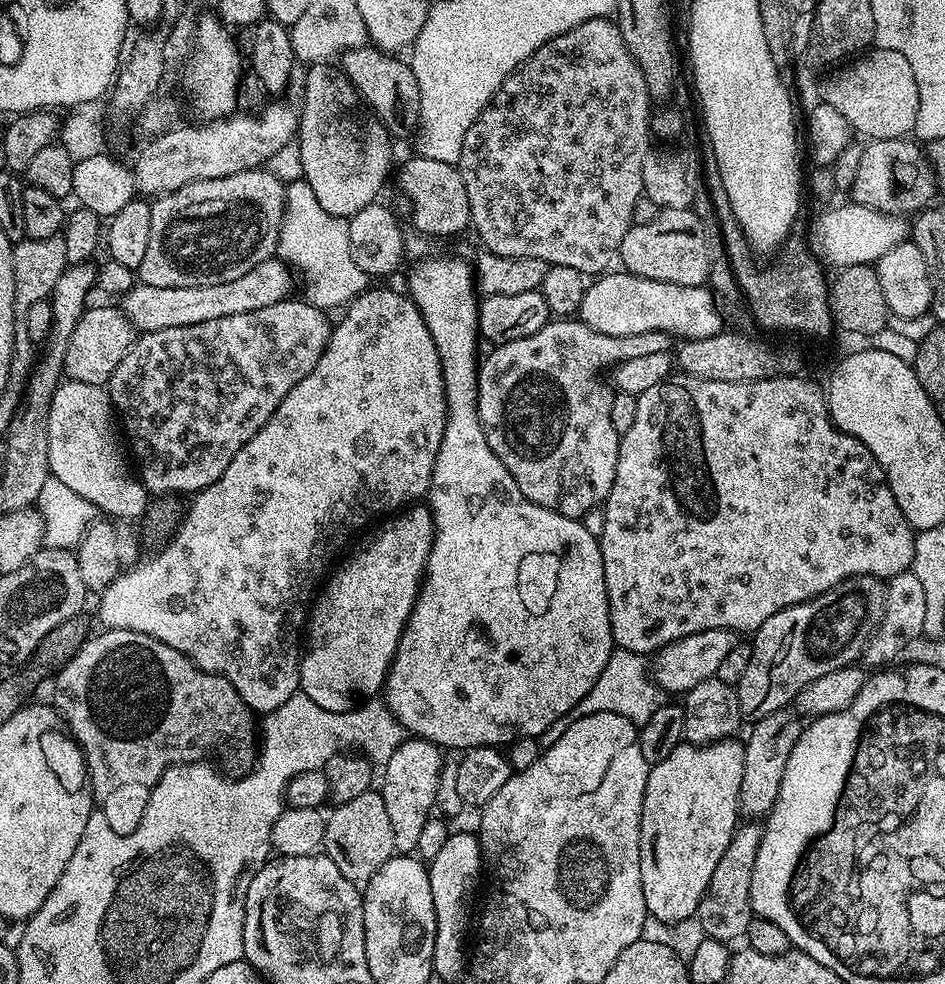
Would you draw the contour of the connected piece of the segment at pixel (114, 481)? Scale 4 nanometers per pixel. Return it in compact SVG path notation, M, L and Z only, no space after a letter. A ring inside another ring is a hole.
M68 380L56 391L52 410L48 433L50 470L54 479L70 486L74 494L82 494L86 502L113 521L139 521L148 511L150 493L133 473L132 476L128 473L128 464L124 461L124 452L116 437L114 409L107 391L99 384ZM63 408L64 412L60 412Z

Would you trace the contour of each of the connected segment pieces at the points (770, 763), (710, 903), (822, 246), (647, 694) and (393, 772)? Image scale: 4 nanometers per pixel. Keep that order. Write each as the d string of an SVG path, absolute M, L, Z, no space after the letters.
M781 710L751 725L752 733L743 741L744 761L742 762L742 790L740 791L740 816L764 818L771 812L782 786L782 774L798 742L802 731L801 717L792 710Z
M744 822L737 827L730 838L730 846L726 846L726 854L722 854L714 875L710 878L710 886L706 886L706 894L700 903L695 919L700 920L703 935L709 940L723 942L747 937L748 927L754 918L750 902L750 882L754 878L754 861L758 859L758 846L762 842L763 827L756 822Z
M855 202L847 203L822 213L808 232L811 249L827 267L839 270L852 265L873 265L887 251L909 239L910 224L905 217L888 216Z
M616 648L606 662L606 670L602 670L598 682L594 682L588 697L572 708L571 715L578 717L613 712L627 718L628 723L633 726L650 722L650 714L654 714L654 710L658 710L661 706L662 689L656 684L649 661L647 664L644 660L647 659L639 652Z
M419 738L405 739L403 744L391 749L384 764L384 785L378 788L380 797L386 802L386 814L394 830L394 846L400 854L415 853L422 826L436 808L436 795L440 785L440 775L444 769L445 753L439 744Z

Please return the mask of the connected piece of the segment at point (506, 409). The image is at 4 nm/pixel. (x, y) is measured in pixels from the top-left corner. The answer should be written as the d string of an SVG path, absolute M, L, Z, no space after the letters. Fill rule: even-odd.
M552 318L538 334L497 344L488 357L481 359L478 374L480 425L490 450L494 450L502 466L510 470L514 482L518 482L518 490L522 490L527 500L575 520L583 518L591 508L603 505L614 486L621 433L616 432L610 422L613 389L600 381L600 375L630 358L667 352L673 344L673 337L667 332L611 336L598 334L598 330L586 326L579 318Z

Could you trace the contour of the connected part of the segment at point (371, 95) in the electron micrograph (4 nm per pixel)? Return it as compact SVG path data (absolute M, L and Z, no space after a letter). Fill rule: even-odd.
M375 46L346 48L338 56L338 67L344 77L356 87L356 95L365 105L373 108L379 120L393 137L408 136L417 131L420 122L420 95L418 78L414 78L411 63L404 64L395 55L381 52Z

